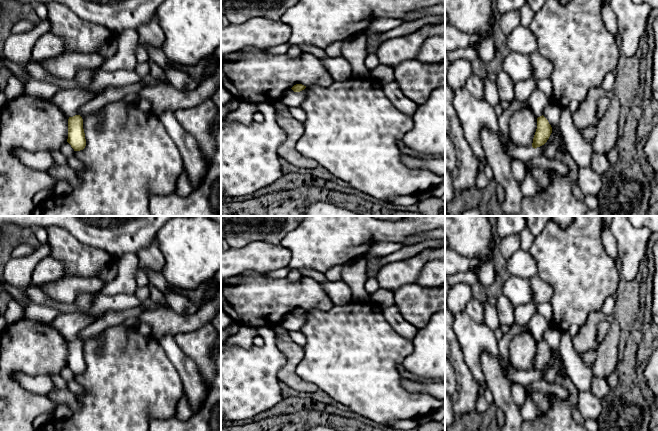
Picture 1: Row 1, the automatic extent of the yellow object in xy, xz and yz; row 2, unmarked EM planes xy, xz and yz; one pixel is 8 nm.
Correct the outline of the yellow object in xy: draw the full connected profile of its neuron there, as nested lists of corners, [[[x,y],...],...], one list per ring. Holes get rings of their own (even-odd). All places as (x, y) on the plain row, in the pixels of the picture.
[[[75,339],[68,343],[67,366],[71,369],[74,375],[83,374],[86,370],[83,343],[80,339]]]

